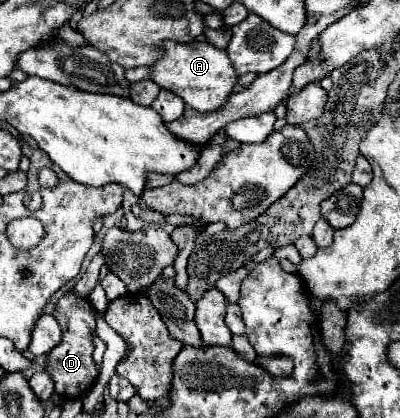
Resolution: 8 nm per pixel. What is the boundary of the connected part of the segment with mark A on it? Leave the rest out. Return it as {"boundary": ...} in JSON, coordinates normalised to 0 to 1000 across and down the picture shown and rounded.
{"boundary":[[[420,98],[405,103],[410,112],[410,136],[400,141],[400,151],[380,156],[380,175],[375,189],[385,199],[395,199],[400,208],[440,222],[445,232],[460,237],[460,246],[500,270],[520,270],[520,266],[540,266],[545,256],[560,256],[560,246],[570,246],[585,203],[595,199],[595,175],[570,136],[570,122],[545,117],[535,108],[525,108],[520,98],[500,103],[500,98],[475,98],[475,103],[440,103],[440,98]]]}

